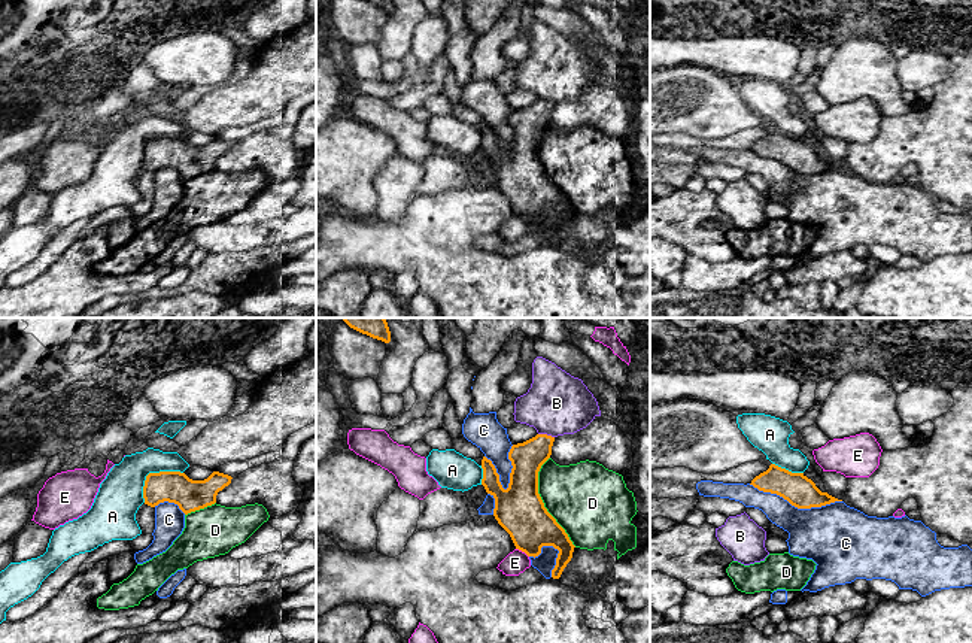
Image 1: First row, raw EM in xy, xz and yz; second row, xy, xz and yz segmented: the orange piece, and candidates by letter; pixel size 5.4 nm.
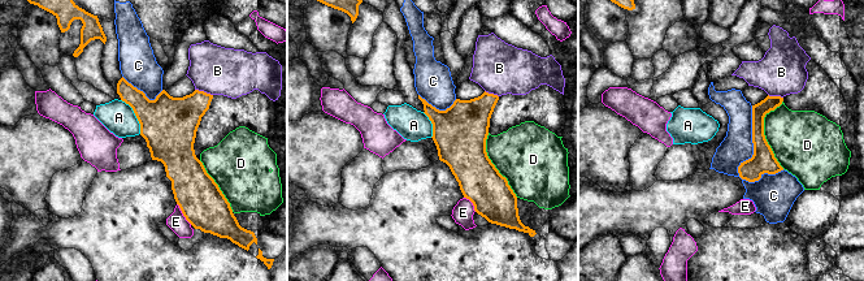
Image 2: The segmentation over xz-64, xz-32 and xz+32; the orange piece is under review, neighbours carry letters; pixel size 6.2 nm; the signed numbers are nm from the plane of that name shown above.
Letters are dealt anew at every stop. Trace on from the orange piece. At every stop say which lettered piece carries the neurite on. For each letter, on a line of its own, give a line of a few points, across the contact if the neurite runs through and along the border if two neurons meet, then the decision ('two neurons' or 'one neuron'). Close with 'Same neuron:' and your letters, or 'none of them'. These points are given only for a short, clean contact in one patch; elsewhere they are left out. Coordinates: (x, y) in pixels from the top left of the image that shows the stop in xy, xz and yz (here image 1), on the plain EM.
A: two neurons
B: line xz (538, 99), (553, 103); two neurons
C: two neurons
D: two neurons
E: line xz (516, 214), (528, 223); two neurons
Same neuron: none of them

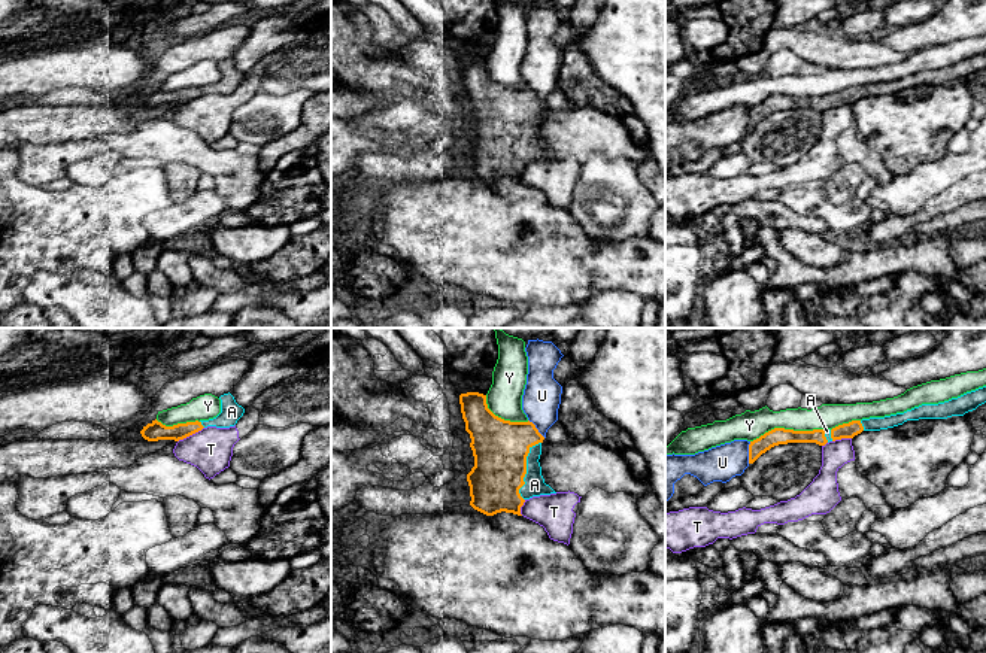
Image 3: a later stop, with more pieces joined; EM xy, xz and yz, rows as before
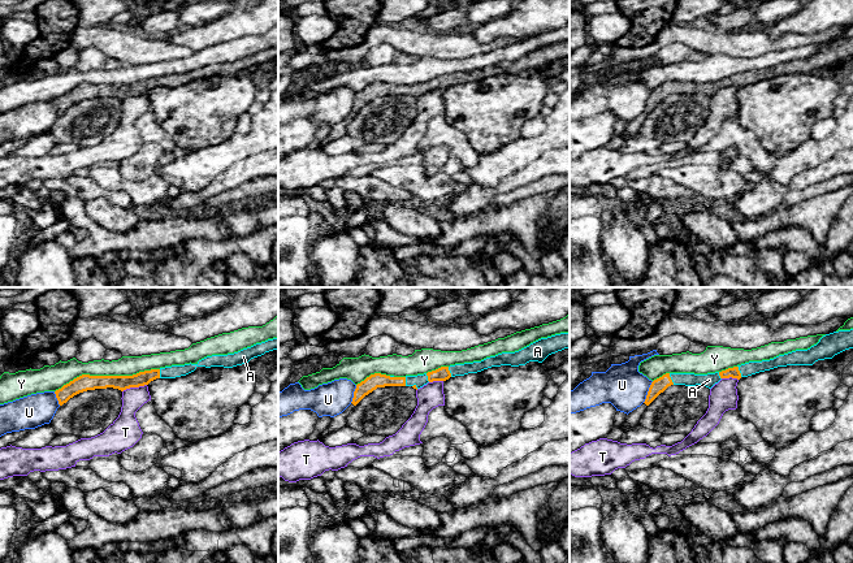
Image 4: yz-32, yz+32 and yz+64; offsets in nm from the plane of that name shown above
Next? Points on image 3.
A: one neuron
T: line xy (203, 93), (178, 108); two neurons
U: line yz (751, 108), (748, 128); two neurons
Y: two neurons
Same neuron: A

